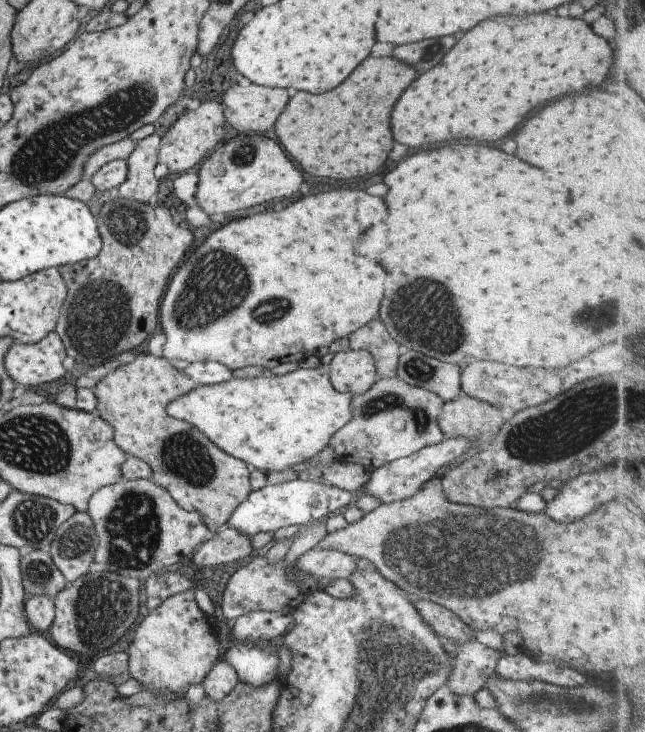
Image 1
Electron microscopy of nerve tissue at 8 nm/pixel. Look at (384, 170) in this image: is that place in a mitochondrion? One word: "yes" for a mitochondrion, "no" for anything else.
no

